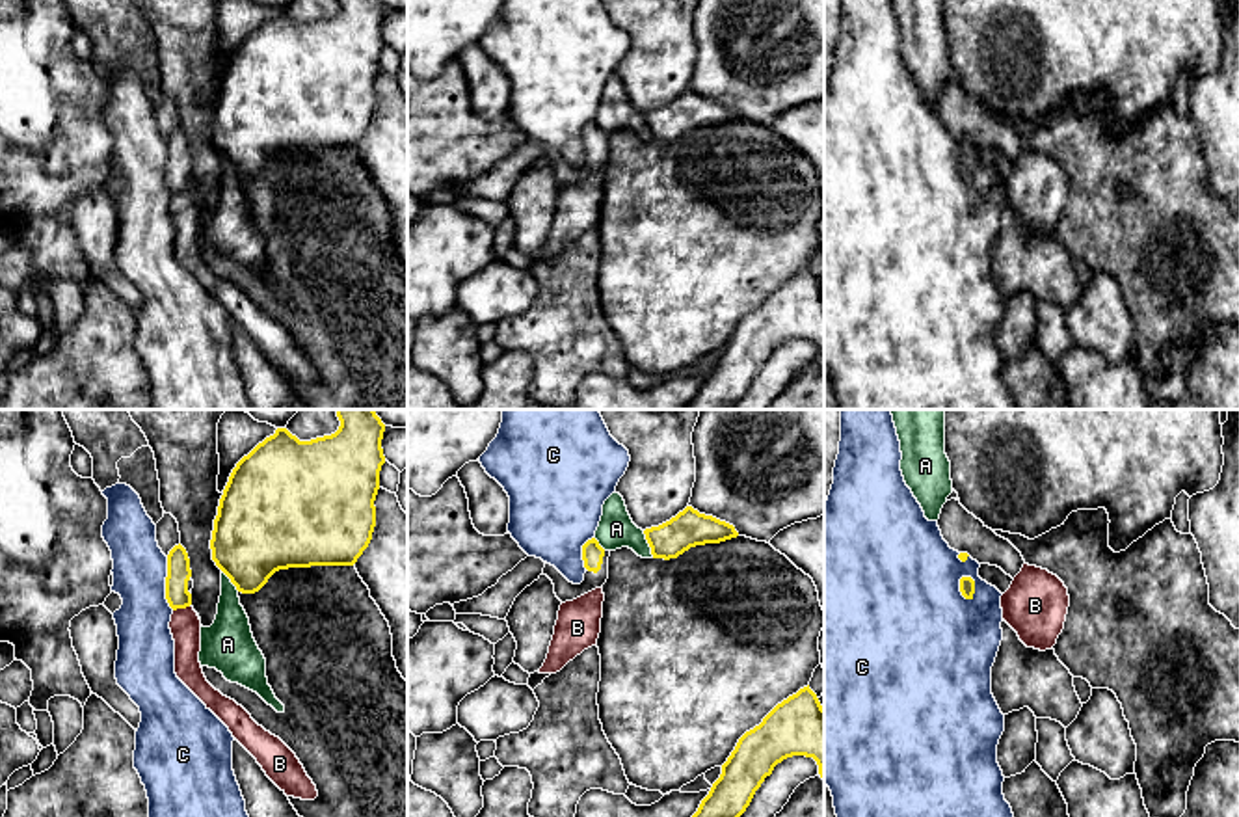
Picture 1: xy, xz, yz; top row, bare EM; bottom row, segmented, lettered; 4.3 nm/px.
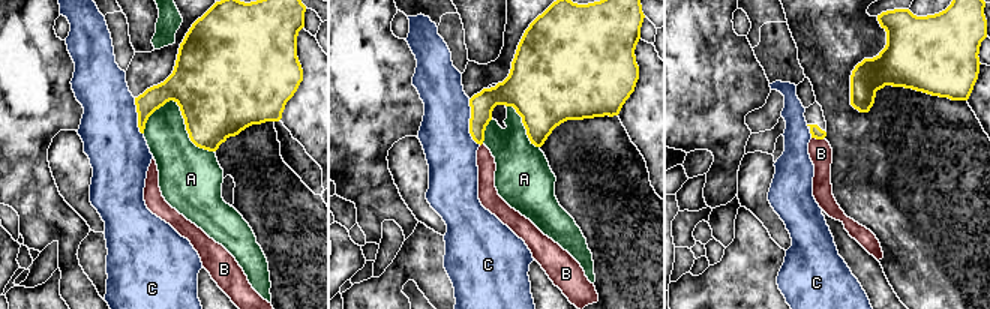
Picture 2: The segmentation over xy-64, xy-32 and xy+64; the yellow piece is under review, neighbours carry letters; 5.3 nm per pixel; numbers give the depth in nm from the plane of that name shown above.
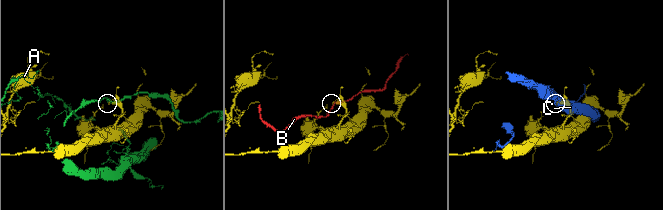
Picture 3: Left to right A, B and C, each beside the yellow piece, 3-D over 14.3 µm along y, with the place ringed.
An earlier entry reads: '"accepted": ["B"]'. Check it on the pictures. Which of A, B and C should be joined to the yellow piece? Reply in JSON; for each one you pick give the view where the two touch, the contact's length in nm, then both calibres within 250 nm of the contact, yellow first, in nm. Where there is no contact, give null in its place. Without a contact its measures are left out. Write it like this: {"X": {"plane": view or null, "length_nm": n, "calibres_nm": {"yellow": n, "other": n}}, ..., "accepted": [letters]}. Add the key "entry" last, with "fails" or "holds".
{"accepted": [], "entry": "fails"}

